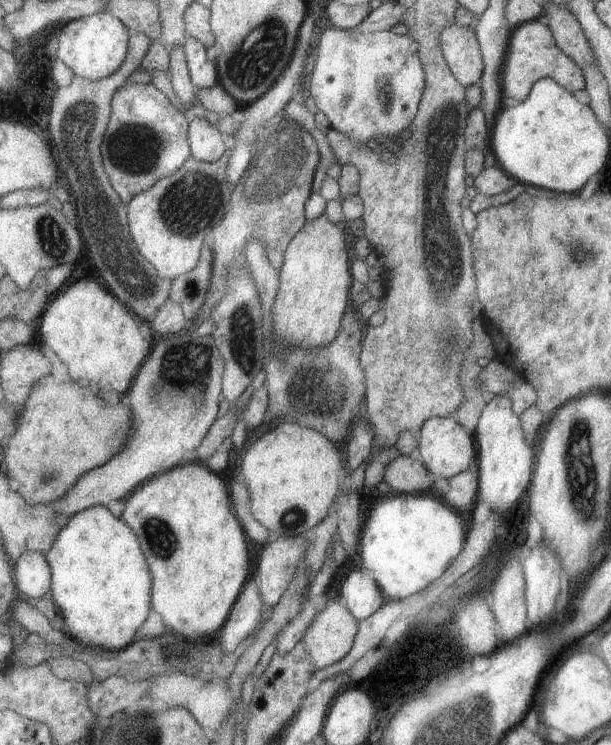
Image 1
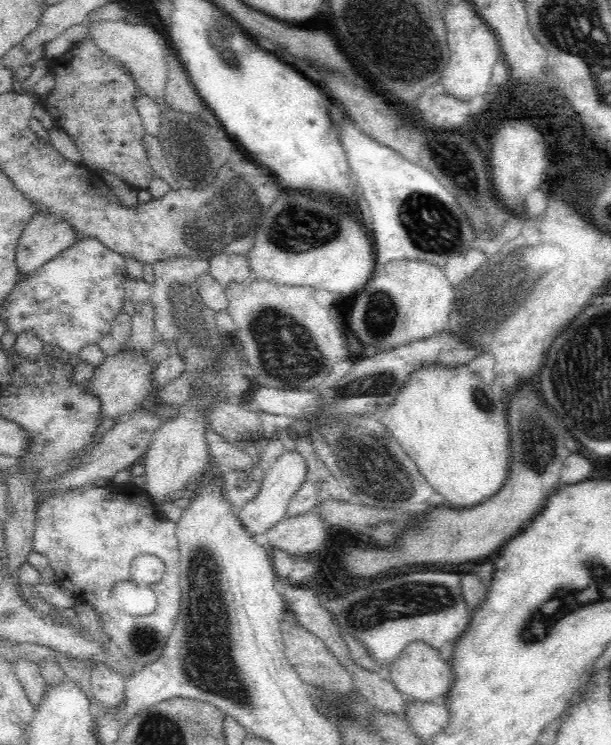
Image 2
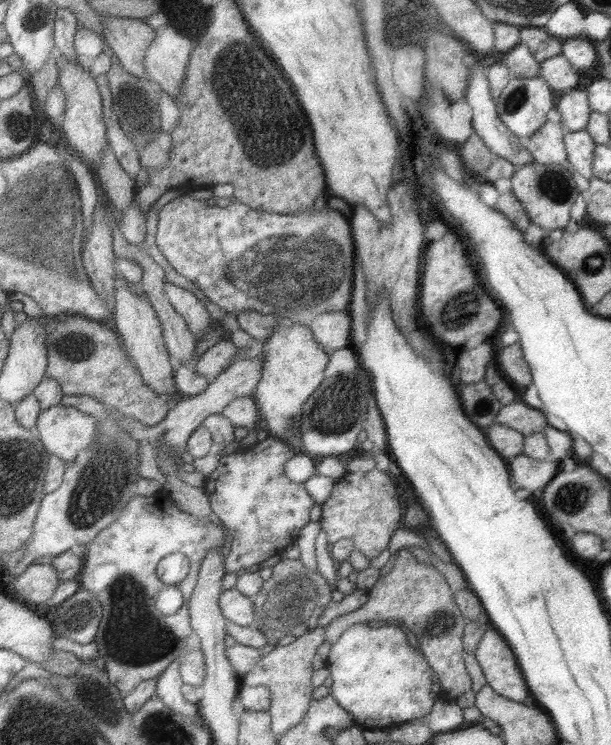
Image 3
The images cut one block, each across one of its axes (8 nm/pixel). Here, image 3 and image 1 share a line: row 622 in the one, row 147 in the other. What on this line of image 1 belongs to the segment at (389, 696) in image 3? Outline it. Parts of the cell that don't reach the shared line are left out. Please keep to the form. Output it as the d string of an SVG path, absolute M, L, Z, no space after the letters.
M331 28L321 32L319 42L313 50L313 72L309 80L309 92L319 112L329 120L329 128L341 132L351 140L351 144L363 148L367 140L381 142L381 138L395 138L401 130L409 128L419 110L419 100L425 90L425 72L419 60L419 44L411 36L397 36L393 32L371 32L361 34L353 30Z

